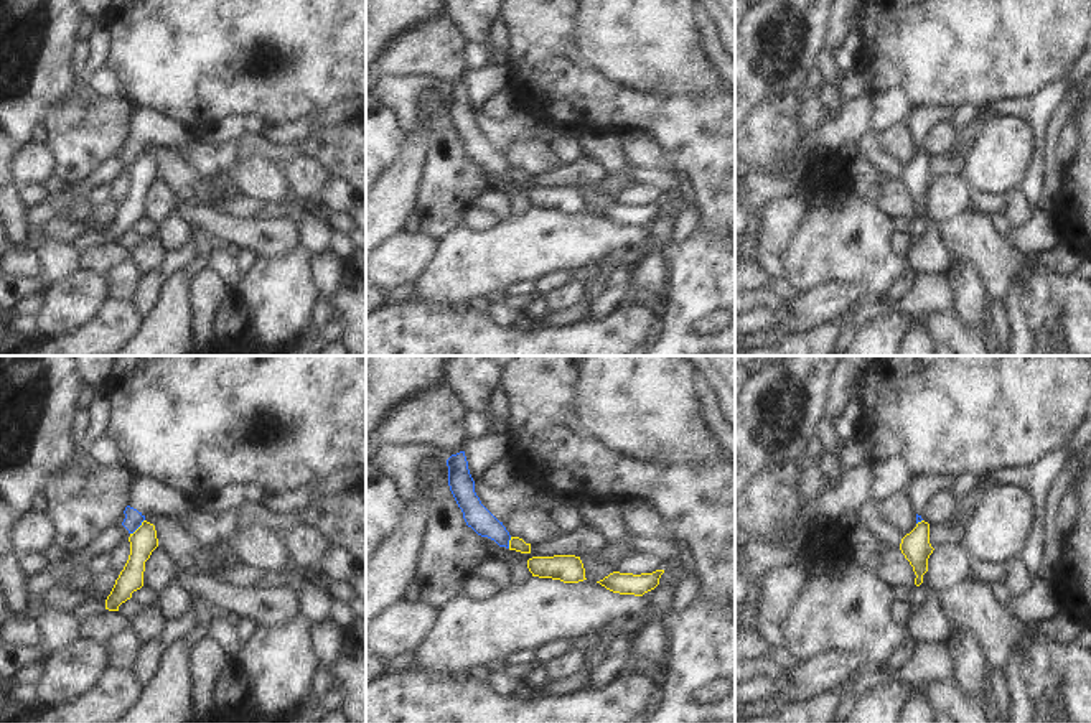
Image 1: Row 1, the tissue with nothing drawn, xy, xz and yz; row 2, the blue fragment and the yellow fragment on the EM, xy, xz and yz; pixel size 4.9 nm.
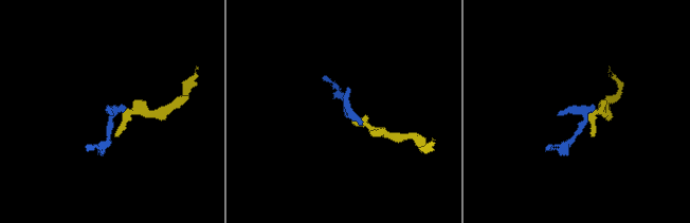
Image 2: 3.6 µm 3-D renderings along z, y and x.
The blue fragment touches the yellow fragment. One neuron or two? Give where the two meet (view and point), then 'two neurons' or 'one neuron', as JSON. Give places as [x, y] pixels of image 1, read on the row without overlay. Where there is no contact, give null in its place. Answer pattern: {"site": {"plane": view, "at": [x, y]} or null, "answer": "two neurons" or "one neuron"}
{"site": {"plane": "xy", "at": [137, 158]}, "answer": "two neurons"}

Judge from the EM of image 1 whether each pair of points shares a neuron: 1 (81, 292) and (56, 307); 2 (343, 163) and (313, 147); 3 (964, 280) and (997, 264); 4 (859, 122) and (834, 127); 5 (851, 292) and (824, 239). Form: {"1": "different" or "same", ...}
{"1": "same", "2": "same", "3": "different", "4": "same", "5": "different"}

